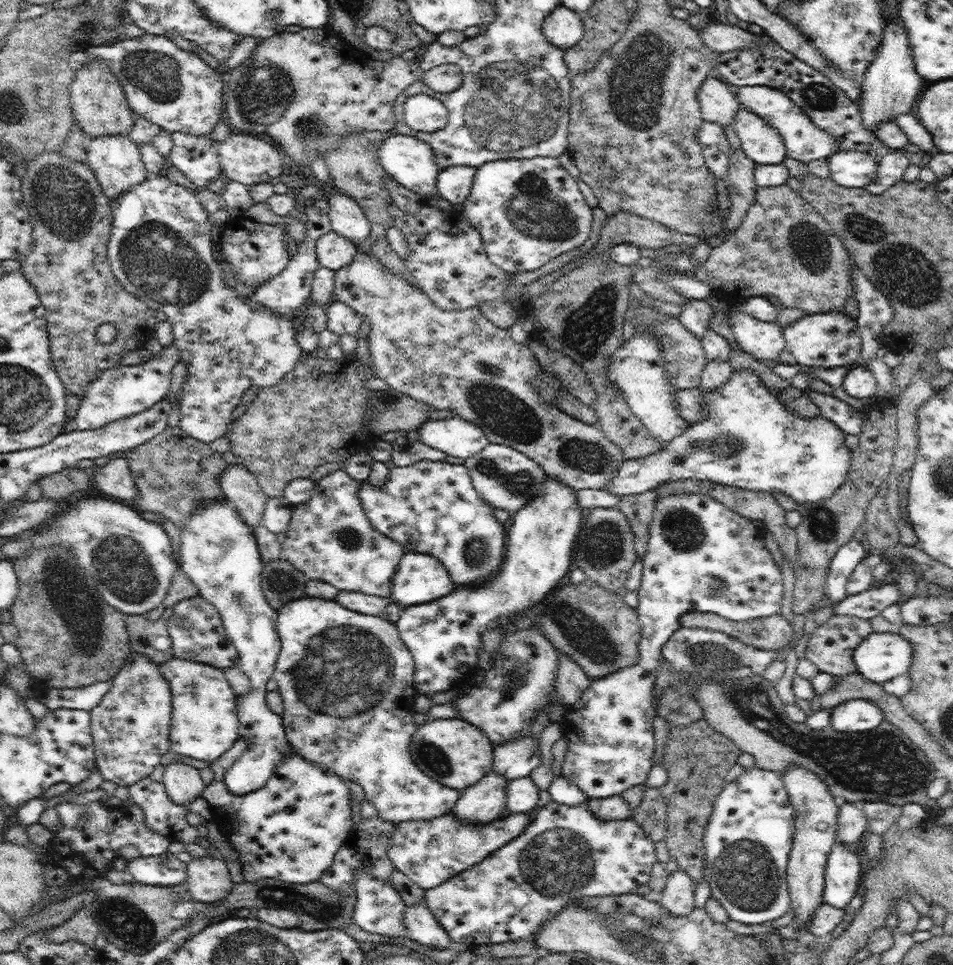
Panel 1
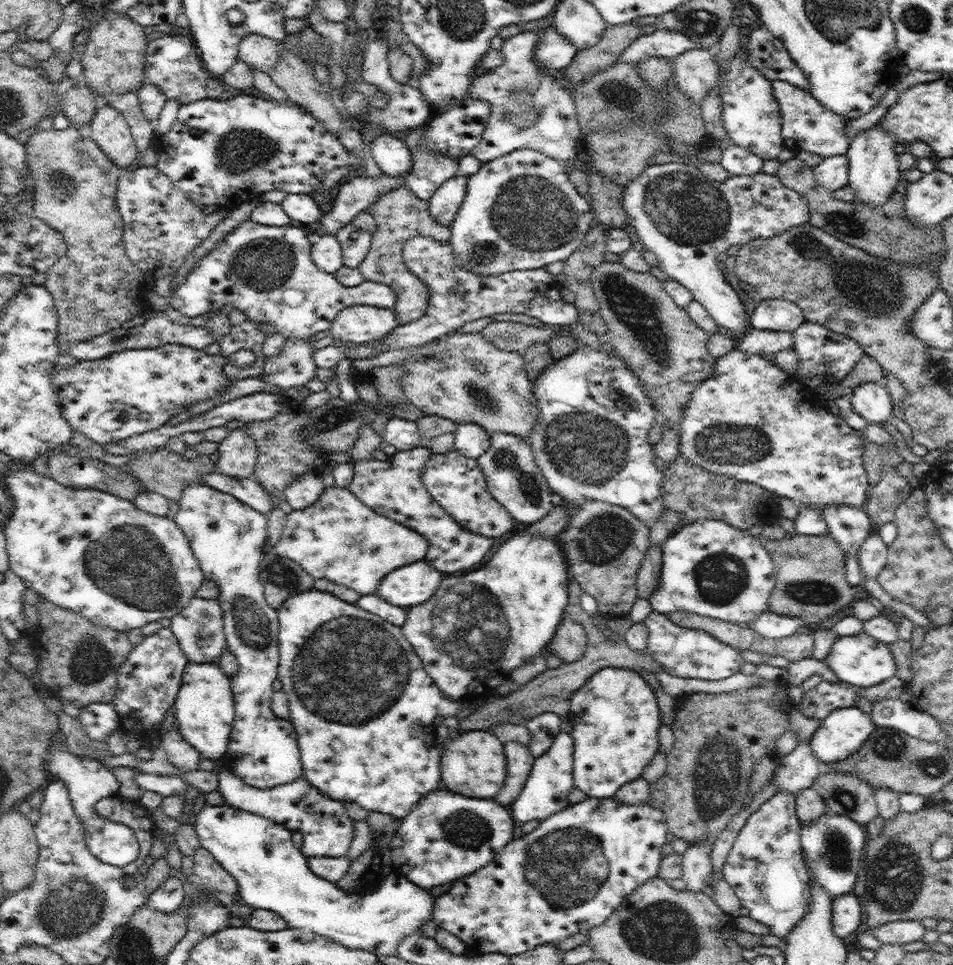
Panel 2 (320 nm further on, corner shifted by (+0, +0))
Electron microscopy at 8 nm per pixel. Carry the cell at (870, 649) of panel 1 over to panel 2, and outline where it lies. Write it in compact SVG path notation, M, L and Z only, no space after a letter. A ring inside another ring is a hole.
M864 631L852 636L838 637L828 648L827 657L824 660L842 682L855 687L879 685L888 678L892 678L897 671L888 644L868 636Z

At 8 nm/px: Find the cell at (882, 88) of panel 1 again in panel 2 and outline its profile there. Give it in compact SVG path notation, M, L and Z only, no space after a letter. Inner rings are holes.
M878 122L869 130L856 135L846 151L849 164L848 184L855 192L855 198L869 206L882 206L888 202L896 185L904 179L905 173L900 170L894 146L897 140L884 131L882 122Z

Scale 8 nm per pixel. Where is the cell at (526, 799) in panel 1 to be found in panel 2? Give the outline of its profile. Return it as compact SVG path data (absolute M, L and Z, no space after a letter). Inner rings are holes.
M560 732L550 748L544 754L535 757L530 776L522 792L518 794L509 808L515 822L528 822L534 819L542 822L570 806L568 794L575 787L573 779L574 745L573 736L570 733Z

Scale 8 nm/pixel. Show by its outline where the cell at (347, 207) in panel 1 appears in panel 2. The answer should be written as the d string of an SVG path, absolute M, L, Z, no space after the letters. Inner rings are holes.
M350 222L339 228L336 236L341 244L343 266L359 268L371 247L372 234Z

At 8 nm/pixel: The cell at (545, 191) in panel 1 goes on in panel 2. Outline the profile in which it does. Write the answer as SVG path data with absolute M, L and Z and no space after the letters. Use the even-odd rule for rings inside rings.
M518 149L510 154L505 154L503 157L498 157L487 163L483 163L478 172L468 176L466 196L451 226L450 241L453 253L459 260L459 265L464 270L469 270L472 274L477 274L478 276L496 277L498 274L506 272L539 269L546 267L548 264L552 264L552 262L558 262L558 260L566 261L574 250L576 250L576 247L585 239L585 234L596 223L595 211L590 205L588 197L578 193L574 184L568 179L566 167L565 163L557 161L555 158L550 158L537 150Z

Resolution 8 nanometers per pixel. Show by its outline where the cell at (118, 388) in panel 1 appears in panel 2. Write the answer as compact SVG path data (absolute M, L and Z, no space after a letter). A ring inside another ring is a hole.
M171 343L160 348L112 352L106 358L79 361L70 368L56 367L52 380L62 406L62 416L71 430L78 430L89 440L104 446L156 430L170 418L186 410L188 405L216 398L233 383L222 374L222 366L227 363L228 358L220 356L220 353L210 355L204 349L196 350L192 346Z

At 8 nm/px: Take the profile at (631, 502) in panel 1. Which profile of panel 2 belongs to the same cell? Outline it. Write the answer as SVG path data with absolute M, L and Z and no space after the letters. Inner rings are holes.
M650 543L637 572L637 593L640 598L652 596L653 590L659 587L661 581L661 570L663 567L663 549Z

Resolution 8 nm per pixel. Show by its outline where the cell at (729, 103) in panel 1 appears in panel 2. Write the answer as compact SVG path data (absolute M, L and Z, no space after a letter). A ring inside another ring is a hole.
M696 46L670 61L675 84L693 101L700 103L708 89L717 86L720 69L714 52Z

